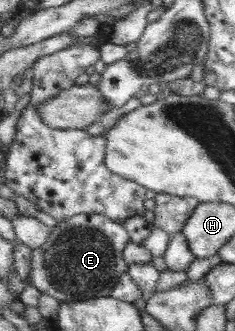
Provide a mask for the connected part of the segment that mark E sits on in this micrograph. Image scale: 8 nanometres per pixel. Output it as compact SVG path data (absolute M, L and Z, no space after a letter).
M80 214L66 221L58 221L51 229L49 240L32 251L30 282L40 292L54 297L59 303L110 296L121 276L129 270L130 264L124 259L124 250L131 240L132 237L123 223L100 214Z

